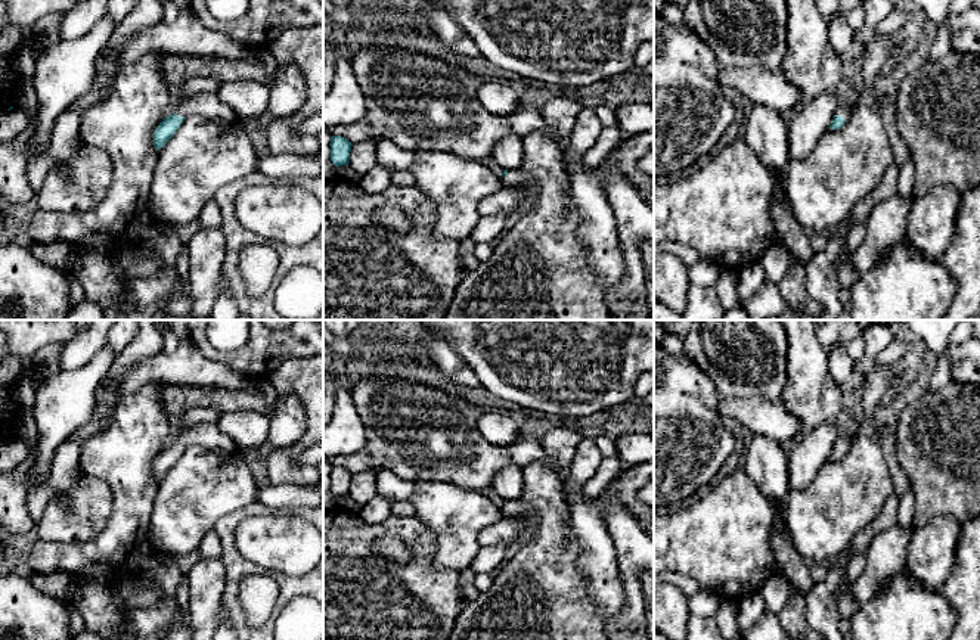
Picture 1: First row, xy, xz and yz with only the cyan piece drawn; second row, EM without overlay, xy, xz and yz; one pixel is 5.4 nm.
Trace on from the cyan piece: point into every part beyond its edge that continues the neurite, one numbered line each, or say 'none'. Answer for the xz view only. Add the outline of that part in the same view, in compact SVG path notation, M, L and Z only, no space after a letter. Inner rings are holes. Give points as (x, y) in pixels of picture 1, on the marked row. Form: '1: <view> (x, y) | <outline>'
1: xz (539, 270) | M553 94L540 112L548 124L545 133L534 131L524 139L520 170L508 171L503 184L530 189L518 221L493 243L493 254L472 271L466 271L443 320L610 320L604 291L589 265L586 248L577 239L579 214L568 192L559 139L573 134L583 109L580 97Z

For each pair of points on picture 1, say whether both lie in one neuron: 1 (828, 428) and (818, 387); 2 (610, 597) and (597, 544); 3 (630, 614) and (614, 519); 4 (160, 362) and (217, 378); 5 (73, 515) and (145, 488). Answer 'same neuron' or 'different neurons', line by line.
1: different neurons
2: same neuron
3: same neuron
4: same neuron
5: different neurons

